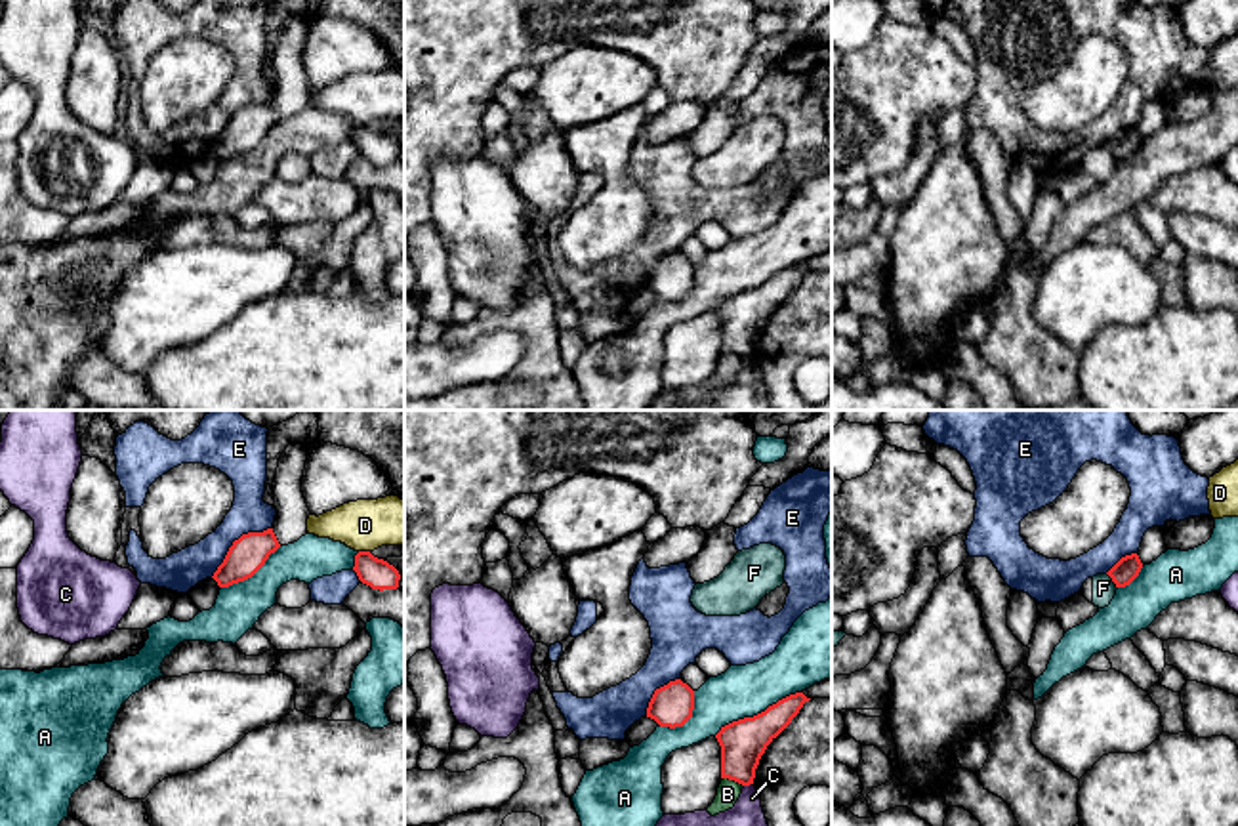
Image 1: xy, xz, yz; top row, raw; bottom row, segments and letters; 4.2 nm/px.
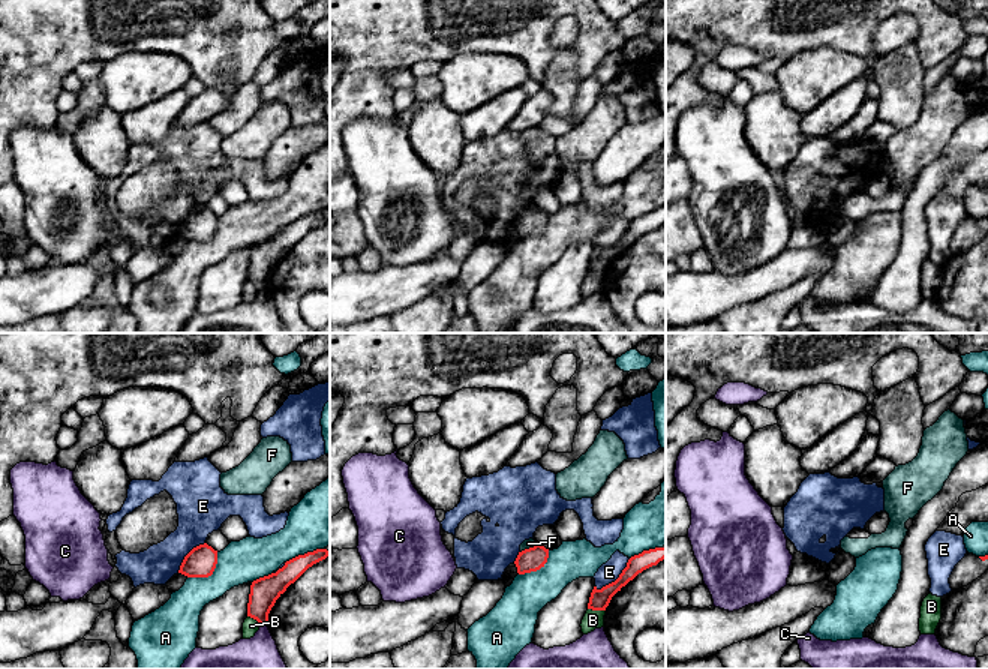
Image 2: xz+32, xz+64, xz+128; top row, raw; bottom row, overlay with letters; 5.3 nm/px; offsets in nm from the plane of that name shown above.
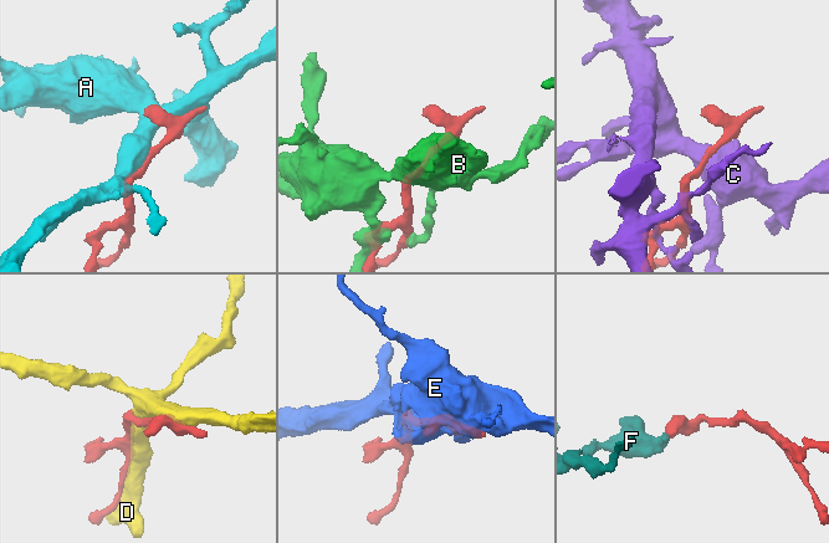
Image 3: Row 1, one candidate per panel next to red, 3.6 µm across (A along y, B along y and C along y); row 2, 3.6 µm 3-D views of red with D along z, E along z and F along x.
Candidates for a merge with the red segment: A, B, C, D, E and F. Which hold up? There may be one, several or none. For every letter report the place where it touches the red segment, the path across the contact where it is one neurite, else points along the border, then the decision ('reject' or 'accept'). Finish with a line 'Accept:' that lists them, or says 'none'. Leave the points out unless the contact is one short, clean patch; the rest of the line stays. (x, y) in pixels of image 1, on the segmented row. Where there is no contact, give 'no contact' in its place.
A: contact xz (758, 714); reject
B: contact xz (733, 779); reject
C: contact xz (748, 784); reject
D: contact xy (365, 552); reject
E: contact xy (235, 540); reject
F: contact yz (1113, 580); border yz (1107, 573), (1116, 588); reject
Accept: none

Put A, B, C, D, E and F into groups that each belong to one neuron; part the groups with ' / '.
A / B / C / D / E / F

